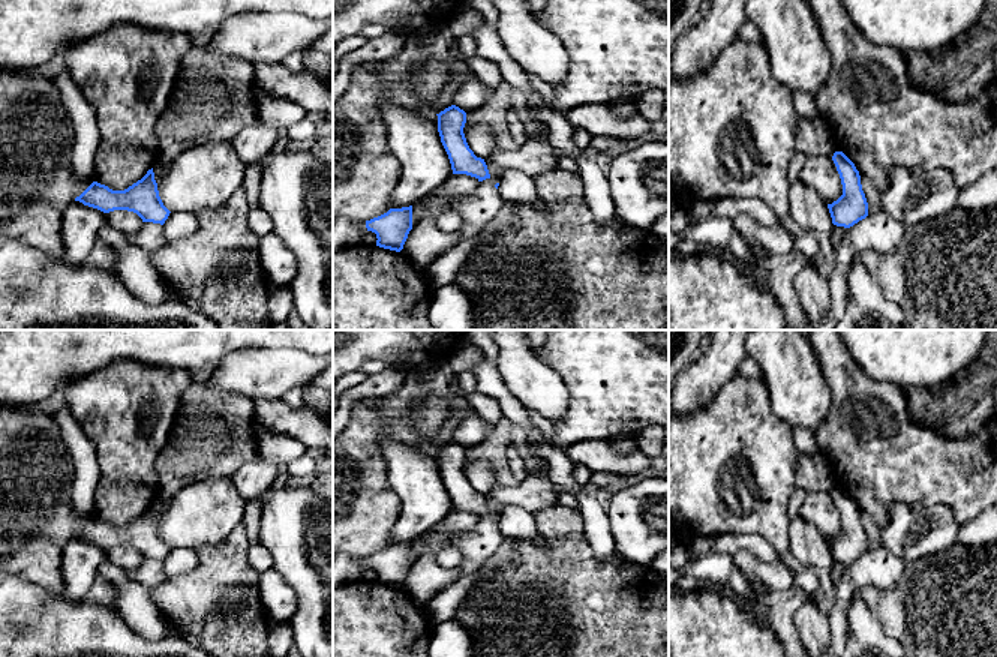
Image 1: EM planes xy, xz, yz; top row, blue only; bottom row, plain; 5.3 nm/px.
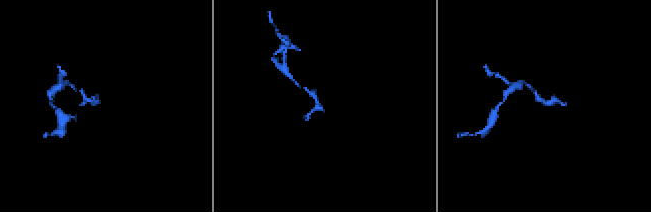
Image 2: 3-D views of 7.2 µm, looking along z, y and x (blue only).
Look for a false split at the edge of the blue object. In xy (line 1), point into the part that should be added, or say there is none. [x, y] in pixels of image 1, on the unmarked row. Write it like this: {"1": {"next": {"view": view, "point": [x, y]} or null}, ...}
{"1": {"next": null}}

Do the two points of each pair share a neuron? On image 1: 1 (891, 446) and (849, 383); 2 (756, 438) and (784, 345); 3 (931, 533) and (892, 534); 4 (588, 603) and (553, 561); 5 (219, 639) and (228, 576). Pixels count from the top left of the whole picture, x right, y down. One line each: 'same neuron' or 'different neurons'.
1: same neuron
2: different neurons
3: same neuron
4: same neuron
5: same neuron

